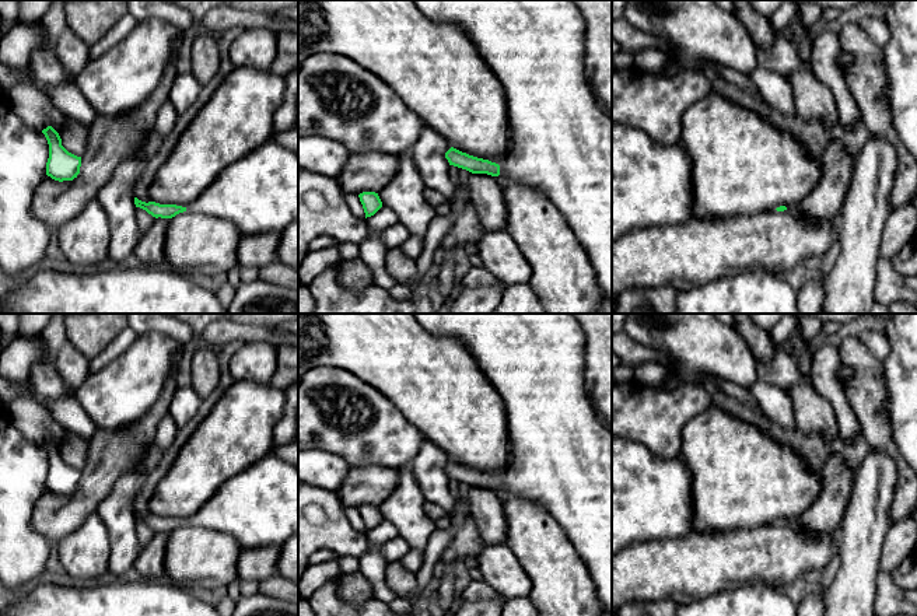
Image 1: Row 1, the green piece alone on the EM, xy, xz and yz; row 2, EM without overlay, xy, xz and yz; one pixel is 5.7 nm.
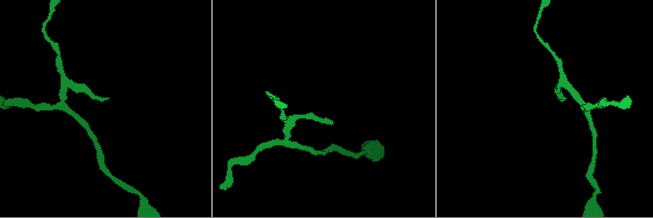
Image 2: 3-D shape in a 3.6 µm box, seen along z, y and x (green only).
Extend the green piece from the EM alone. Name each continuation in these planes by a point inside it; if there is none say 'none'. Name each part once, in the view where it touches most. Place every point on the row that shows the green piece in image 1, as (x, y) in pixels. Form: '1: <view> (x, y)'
1: xz (562, 137)

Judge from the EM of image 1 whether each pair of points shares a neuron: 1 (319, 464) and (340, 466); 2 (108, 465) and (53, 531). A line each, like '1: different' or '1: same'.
1: same
2: same

